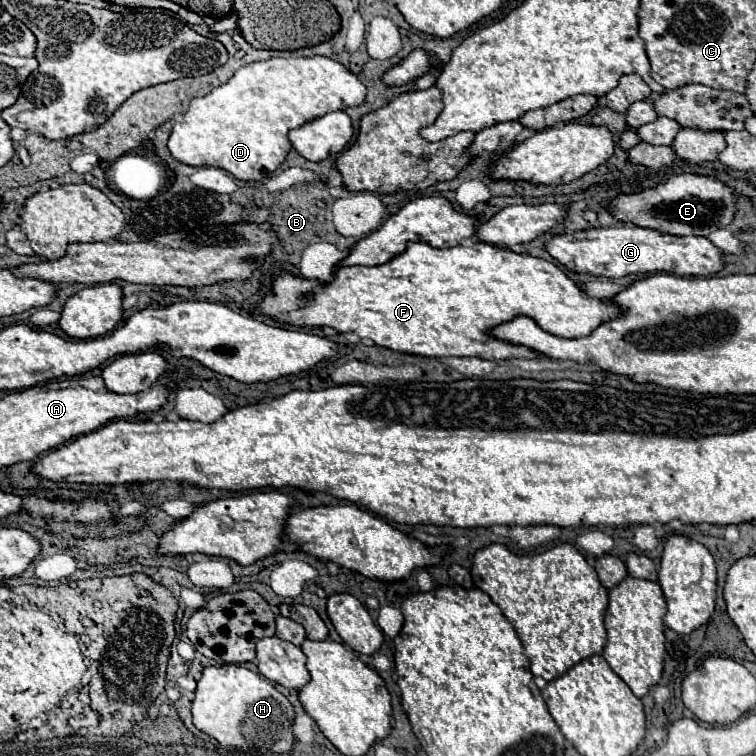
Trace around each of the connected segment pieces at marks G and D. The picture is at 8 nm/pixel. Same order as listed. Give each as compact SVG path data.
M592 227L574 233L554 235L544 249L574 273L588 273L596 277L624 277L624 275L650 275L670 273L680 277L690 275L714 275L722 269L722 253L704 237L672 237L644 227Z
M276 57L260 63L250 63L240 67L228 83L216 87L206 97L192 99L188 111L174 123L172 135L168 139L168 149L180 163L192 167L218 167L242 181L262 181L284 163L288 151L292 149L288 141L290 129L302 127L304 123L310 123L330 111L358 107L364 103L364 99L366 87L360 83L360 79L340 61L334 61L330 57Z

